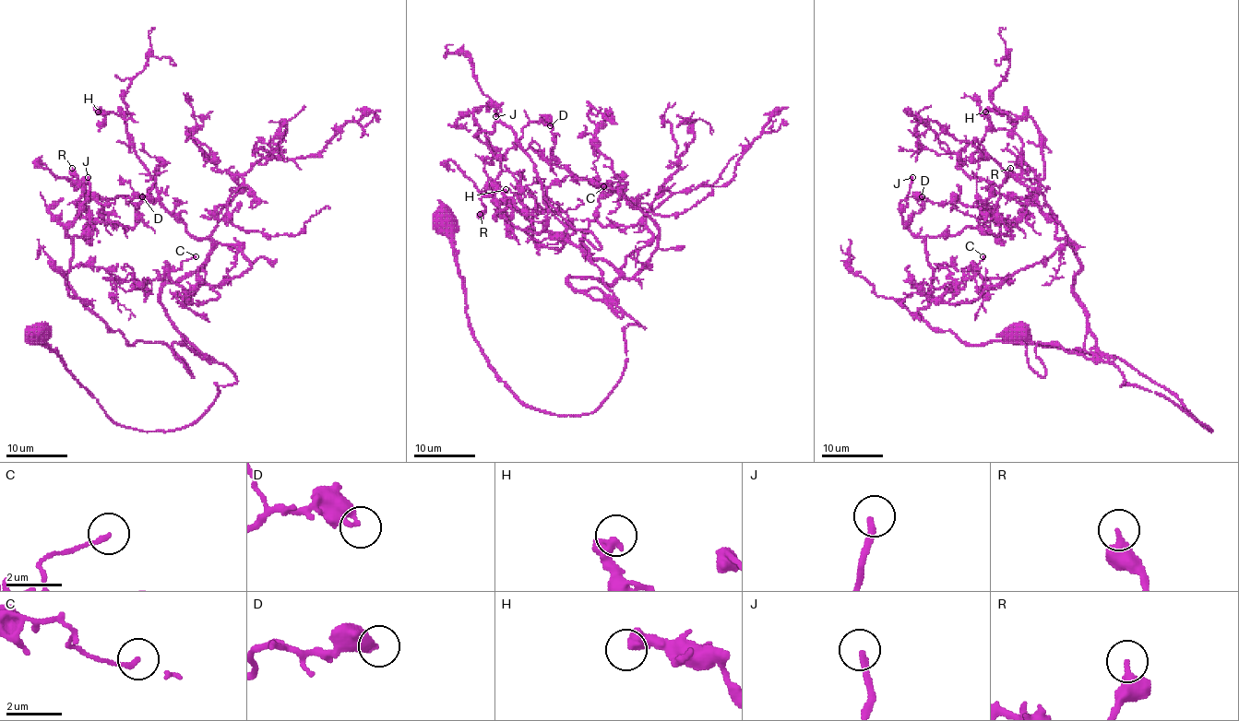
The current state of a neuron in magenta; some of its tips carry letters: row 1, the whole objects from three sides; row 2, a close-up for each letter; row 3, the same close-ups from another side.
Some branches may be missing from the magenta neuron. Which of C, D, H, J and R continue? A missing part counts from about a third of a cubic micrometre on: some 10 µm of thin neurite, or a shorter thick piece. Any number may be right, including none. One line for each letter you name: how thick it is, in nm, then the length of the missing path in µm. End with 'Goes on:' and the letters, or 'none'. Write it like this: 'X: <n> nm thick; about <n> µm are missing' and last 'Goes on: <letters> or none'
H: 480 nm thick; about 20 µm are missing
J: 240 nm thick; about 15 µm are missing
Goes on: H, J

